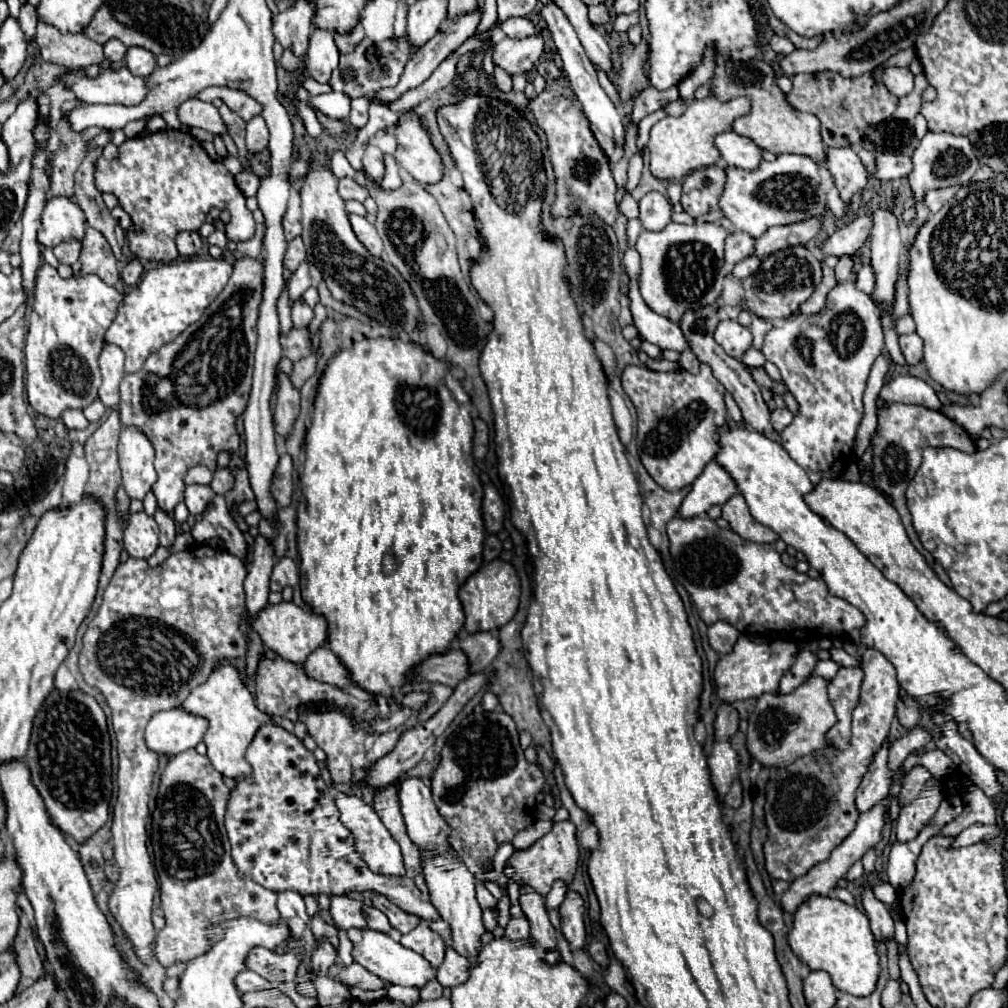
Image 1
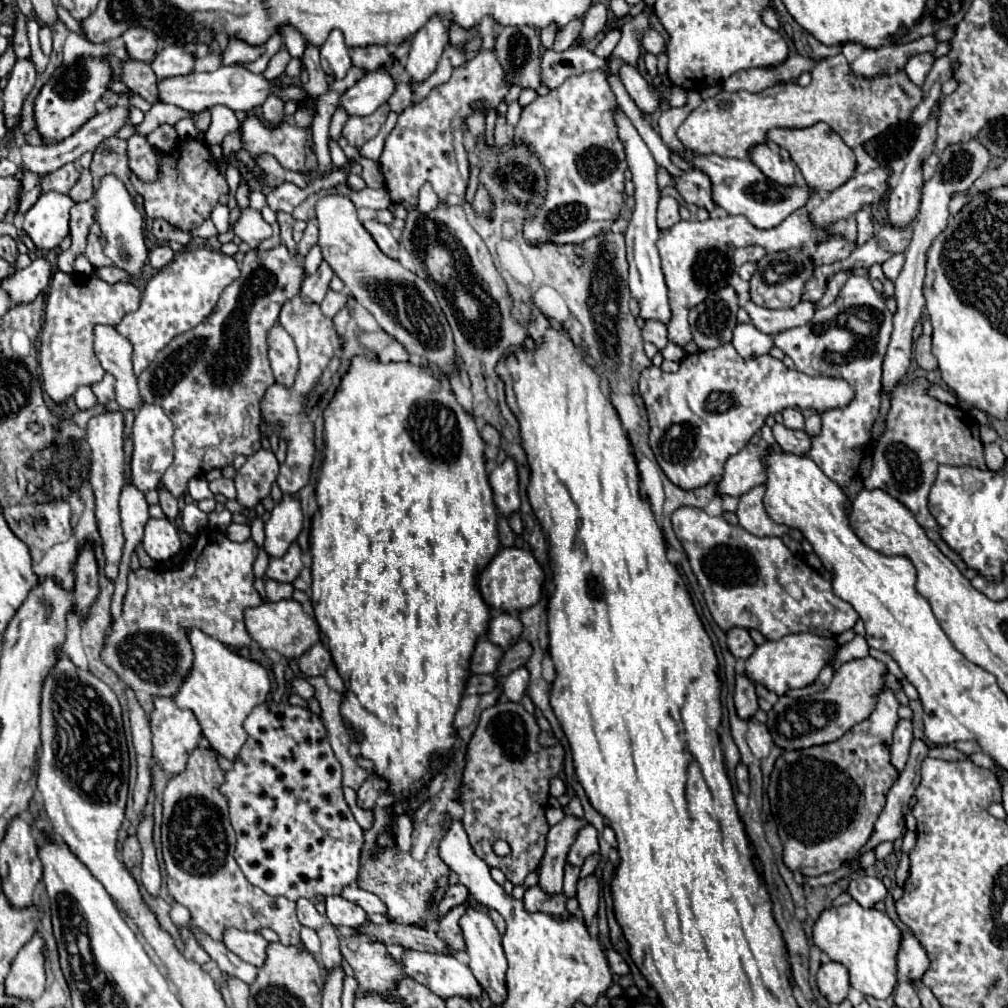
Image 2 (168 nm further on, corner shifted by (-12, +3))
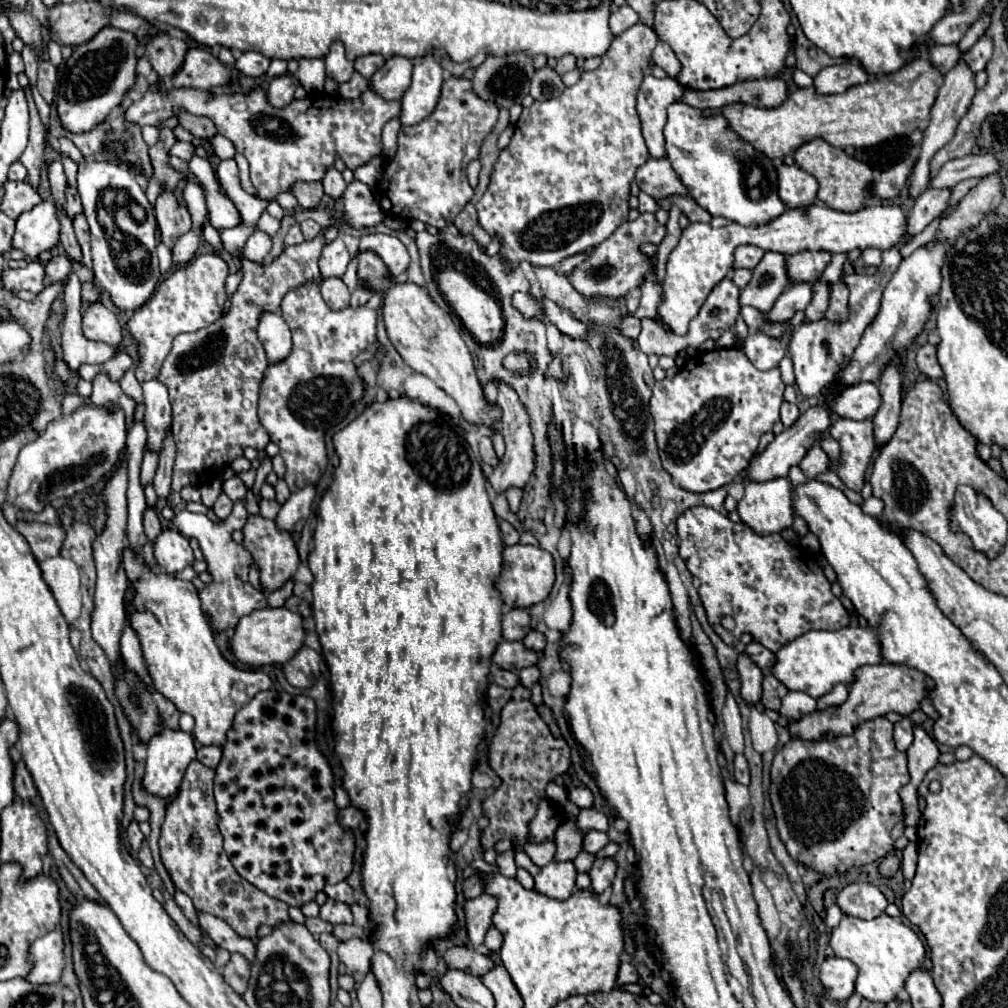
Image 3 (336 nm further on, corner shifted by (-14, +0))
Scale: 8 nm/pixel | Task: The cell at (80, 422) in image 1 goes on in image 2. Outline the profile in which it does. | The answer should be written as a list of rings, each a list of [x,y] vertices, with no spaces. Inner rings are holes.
[[[82,385],[76,393],[74,393],[74,399],[76,399],[76,405],[78,409],[90,409],[96,405],[96,397],[92,393],[92,389],[88,385]]]

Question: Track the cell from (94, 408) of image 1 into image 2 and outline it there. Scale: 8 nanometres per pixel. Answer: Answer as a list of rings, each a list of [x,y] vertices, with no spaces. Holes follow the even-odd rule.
[[[106,373],[102,377],[102,381],[98,381],[98,383],[92,385],[92,391],[98,397],[100,405],[106,405],[106,403],[114,401],[114,377],[110,373]]]

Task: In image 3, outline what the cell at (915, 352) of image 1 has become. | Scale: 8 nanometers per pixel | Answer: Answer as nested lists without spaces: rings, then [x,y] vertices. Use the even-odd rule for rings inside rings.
[[[926,342],[924,346],[920,346],[918,352],[916,352],[916,362],[918,362],[920,372],[926,374],[928,378],[936,380],[936,378],[942,378],[942,376],[944,376],[942,366],[940,366],[938,360],[936,360],[936,346],[932,346],[932,344],[928,344],[928,342]]]

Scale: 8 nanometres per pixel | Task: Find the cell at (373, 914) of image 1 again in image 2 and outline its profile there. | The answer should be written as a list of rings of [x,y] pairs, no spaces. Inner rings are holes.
[[[348,885],[346,889],[342,889],[340,895],[342,895],[344,899],[360,905],[366,913],[380,913],[380,915],[386,913],[386,905],[384,905],[376,895],[364,891],[364,889],[356,887],[356,885]]]

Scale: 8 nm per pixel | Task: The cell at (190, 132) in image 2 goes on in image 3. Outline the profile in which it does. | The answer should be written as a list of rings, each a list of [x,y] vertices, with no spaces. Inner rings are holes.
[[[214,134],[212,138],[208,138],[208,142],[214,146],[214,154],[216,154],[220,160],[234,158],[236,148],[234,148],[234,144],[232,144],[228,138],[224,138],[224,136],[220,136],[220,134]]]

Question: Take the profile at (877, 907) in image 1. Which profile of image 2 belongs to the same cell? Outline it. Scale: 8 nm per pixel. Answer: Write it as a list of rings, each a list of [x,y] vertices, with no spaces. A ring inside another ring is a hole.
[[[904,933],[902,937],[902,949],[898,953],[898,973],[906,981],[914,983],[922,979],[926,969],[930,967],[930,959],[926,951],[922,949],[920,941],[912,933]]]

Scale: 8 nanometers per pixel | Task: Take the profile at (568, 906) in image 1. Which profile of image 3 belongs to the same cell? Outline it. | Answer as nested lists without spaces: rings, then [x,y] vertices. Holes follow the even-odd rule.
[[[604,858],[604,860],[596,860],[590,874],[592,880],[592,892],[594,894],[602,894],[614,880],[614,872],[616,872],[616,862],[612,858]]]

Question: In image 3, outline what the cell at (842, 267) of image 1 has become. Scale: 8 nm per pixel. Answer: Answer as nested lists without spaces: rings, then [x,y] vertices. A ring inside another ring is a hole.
[[[816,282],[814,298],[806,308],[806,322],[820,320],[828,310],[828,304],[830,304],[830,286],[826,282]]]

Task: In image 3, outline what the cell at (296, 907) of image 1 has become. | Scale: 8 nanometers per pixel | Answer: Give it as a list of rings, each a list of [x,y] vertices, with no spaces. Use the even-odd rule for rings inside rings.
[[[306,918],[306,928],[308,928],[314,936],[318,936],[318,934],[322,934],[322,932],[328,932],[328,930],[330,930],[330,924],[324,922],[324,920],[320,920],[320,918]]]

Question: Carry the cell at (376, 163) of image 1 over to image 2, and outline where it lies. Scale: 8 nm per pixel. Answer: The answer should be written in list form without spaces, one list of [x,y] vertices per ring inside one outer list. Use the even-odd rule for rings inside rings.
[[[482,51],[478,53],[476,57],[472,57],[470,61],[466,61],[464,65],[456,67],[452,71],[452,77],[434,87],[428,97],[424,97],[420,103],[408,107],[400,117],[398,117],[398,123],[396,127],[392,129],[392,133],[386,137],[386,143],[384,143],[384,151],[380,155],[380,169],[382,169],[382,175],[384,175],[384,187],[392,199],[392,203],[408,203],[408,205],[416,205],[418,201],[418,189],[430,181],[436,195],[440,197],[440,205],[444,205],[448,201],[448,195],[454,193],[458,197],[464,195],[470,176],[470,164],[468,160],[468,153],[463,144],[463,130],[459,126],[465,125],[466,118],[472,115],[472,111],[476,109],[476,103],[482,101],[484,103],[484,111],[488,113],[490,109],[496,109],[500,103],[502,103],[502,97],[508,93],[508,83],[504,81],[504,73],[502,73],[502,67],[498,65],[498,59],[494,55],[494,51]]]

